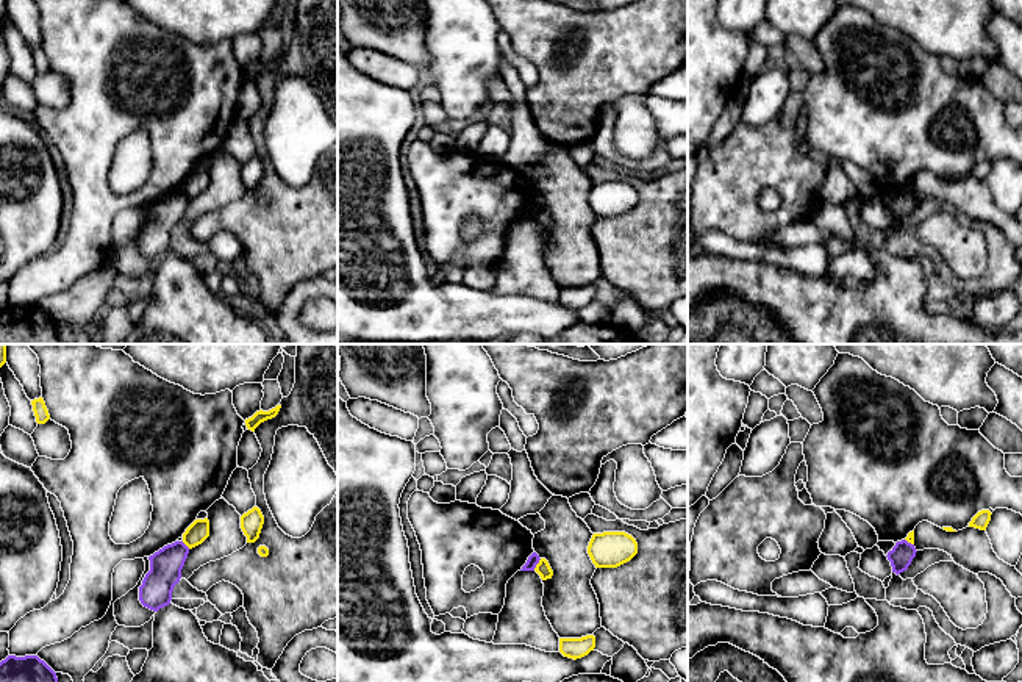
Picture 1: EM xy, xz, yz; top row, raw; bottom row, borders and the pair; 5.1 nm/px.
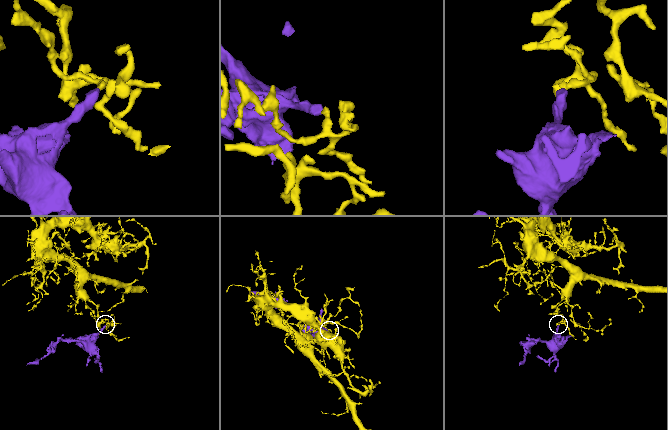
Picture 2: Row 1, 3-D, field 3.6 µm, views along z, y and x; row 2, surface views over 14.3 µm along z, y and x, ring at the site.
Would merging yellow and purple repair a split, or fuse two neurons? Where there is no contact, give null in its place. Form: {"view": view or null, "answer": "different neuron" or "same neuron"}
{"view": "xz", "answer": "different neuron"}

